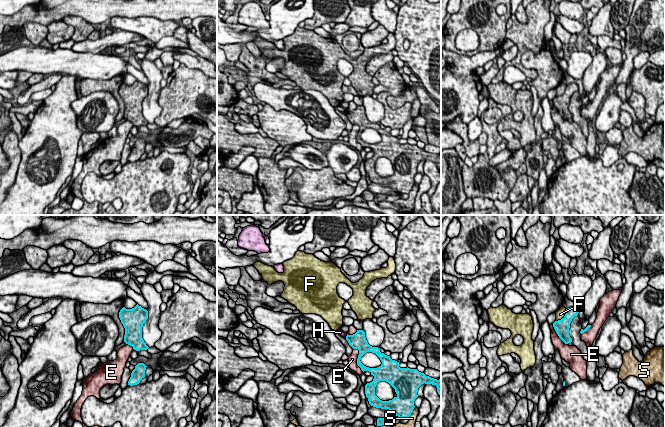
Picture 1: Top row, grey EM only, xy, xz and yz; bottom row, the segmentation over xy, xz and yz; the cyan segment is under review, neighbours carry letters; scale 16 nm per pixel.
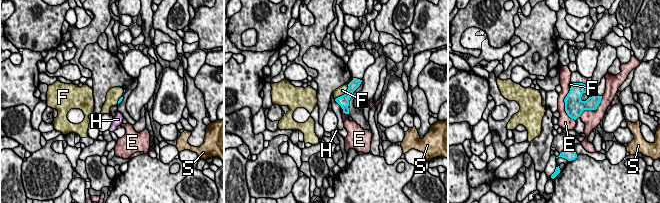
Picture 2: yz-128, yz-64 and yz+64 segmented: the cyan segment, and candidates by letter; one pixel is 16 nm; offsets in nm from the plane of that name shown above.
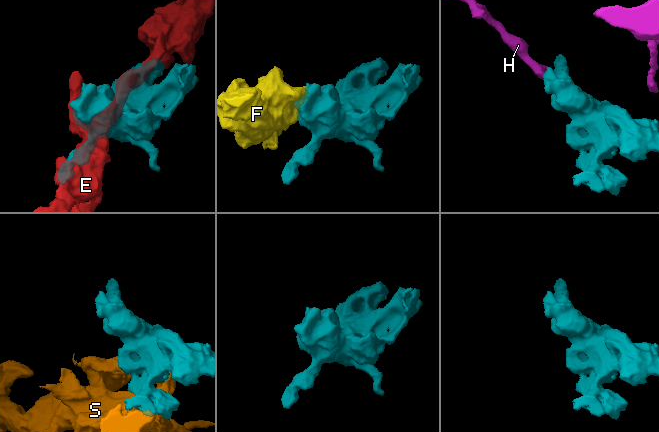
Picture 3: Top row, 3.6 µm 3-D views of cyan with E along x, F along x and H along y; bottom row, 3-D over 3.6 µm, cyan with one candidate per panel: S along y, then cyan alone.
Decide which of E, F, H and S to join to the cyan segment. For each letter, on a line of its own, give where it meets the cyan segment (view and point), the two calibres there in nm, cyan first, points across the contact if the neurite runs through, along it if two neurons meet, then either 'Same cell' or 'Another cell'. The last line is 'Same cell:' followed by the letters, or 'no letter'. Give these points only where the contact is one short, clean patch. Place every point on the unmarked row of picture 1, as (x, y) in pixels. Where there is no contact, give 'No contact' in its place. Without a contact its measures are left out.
E: Touches cyan at xz (357, 134). Thickness 220 nm (cyan) against 140 nm. Another cell
F: Touches cyan at yz (564, 92). Thickness 240 nm (cyan) against 140 nm. Boundary: yz (566, 85), (565, 90), (556, 97). Another cell
H: Touches cyan at xz (346, 112). Thickness 260 nm (cyan) against 90 nm. Boundary: xz (347, 110), (345, 113). Another cell
S: Touches cyan at xz (411, 188). Thickness 360 nm (cyan) against 170 nm. Another cell
Same cell: no letter

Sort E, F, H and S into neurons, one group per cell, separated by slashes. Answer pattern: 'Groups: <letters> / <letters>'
Groups: E / F / H / S

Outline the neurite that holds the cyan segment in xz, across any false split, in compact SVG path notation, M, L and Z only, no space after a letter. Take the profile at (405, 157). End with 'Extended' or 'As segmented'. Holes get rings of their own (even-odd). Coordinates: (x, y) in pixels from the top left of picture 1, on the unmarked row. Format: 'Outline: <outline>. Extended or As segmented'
Outline: M357 106L353 111L347 110L346 116L353 125L359 126L357 141L363 148L369 147L374 152L373 157L365 161L365 170L371 182L389 185L392 190L399 194L409 194L415 183L414 177L418 173L418 164L422 160L435 161L438 170L441 170L441 155L437 156L426 152L417 145L400 144L399 138L381 129L380 124L368 120L363 106ZM366 128L375 129L382 140L377 144L364 142L360 136ZM380 157L388 158L395 165L397 172L389 177L380 176L375 171L375 163Z. As segmented

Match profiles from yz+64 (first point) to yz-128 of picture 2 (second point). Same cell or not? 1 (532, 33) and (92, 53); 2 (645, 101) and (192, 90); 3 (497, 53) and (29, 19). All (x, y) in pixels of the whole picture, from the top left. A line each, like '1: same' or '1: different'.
1: different
2: same
3: different

